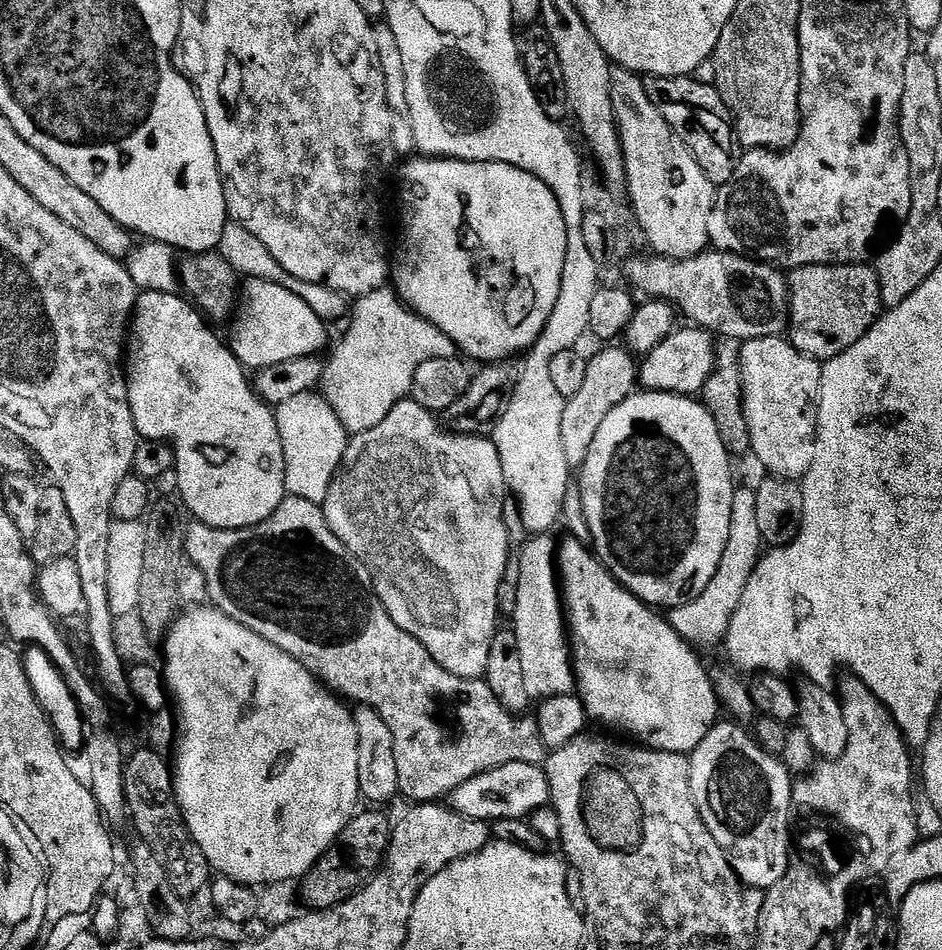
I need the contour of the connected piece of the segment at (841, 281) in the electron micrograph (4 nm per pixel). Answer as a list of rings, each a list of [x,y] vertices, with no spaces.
[[[815,264],[791,269],[788,276],[787,339],[802,354],[821,362],[850,350],[885,311],[875,267],[868,264]]]

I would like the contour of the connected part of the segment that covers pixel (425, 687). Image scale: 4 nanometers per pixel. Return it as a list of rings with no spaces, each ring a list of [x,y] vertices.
[[[285,495],[278,510],[274,510],[274,514],[270,518],[266,518],[260,524],[255,524],[252,528],[212,528],[208,524],[192,522],[189,528],[187,525],[183,538],[187,563],[202,570],[203,577],[206,578],[211,607],[218,609],[219,612],[230,618],[234,618],[234,622],[254,630],[254,634],[266,638],[266,642],[278,646],[278,650],[286,650],[286,654],[290,654],[298,662],[302,662],[302,666],[306,666],[306,670],[314,673],[317,680],[325,688],[335,693],[337,697],[343,698],[345,701],[353,700],[353,705],[356,706],[374,709],[382,718],[382,722],[386,722],[386,726],[390,726],[390,734],[394,734],[394,759],[398,762],[398,786],[401,797],[409,796],[412,802],[440,802],[451,797],[455,788],[462,786],[464,782],[470,782],[470,778],[474,778],[486,770],[506,766],[515,760],[527,764],[543,765],[545,763],[544,740],[540,737],[540,726],[535,719],[517,719],[515,715],[507,712],[502,703],[498,702],[498,698],[494,696],[494,691],[485,679],[467,680],[450,674],[450,670],[442,670],[442,666],[438,666],[438,662],[434,662],[434,658],[430,658],[426,646],[422,646],[422,642],[418,642],[418,638],[406,634],[406,630],[402,630],[396,625],[394,618],[390,618],[386,606],[382,606],[366,566],[361,560],[354,558],[354,554],[350,554],[350,550],[346,550],[344,543],[336,537],[334,530],[330,530],[330,522],[324,517],[324,509],[321,505],[306,502],[306,498]]]

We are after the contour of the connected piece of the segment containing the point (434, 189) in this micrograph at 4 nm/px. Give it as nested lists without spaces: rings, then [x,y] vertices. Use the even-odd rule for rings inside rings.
[[[412,158],[407,161],[400,172],[400,249],[395,249],[394,263],[390,268],[390,280],[394,291],[412,311],[417,312],[428,324],[433,324],[440,331],[445,341],[454,342],[455,351],[463,354],[469,361],[481,360],[484,366],[511,361],[511,356],[527,353],[543,332],[550,320],[558,301],[562,283],[562,268],[566,259],[566,218],[562,214],[562,206],[558,206],[558,198],[534,174],[526,170],[518,170],[518,166],[510,166],[502,162],[482,162],[481,160],[445,160],[443,158]]]

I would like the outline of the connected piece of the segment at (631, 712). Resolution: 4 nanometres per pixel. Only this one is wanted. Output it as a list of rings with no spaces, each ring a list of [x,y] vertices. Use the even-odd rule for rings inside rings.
[[[560,540],[556,549],[556,571],[558,573],[558,583],[562,593],[562,603],[566,609],[566,627],[570,633],[570,647],[574,657],[574,667],[576,669],[576,682],[578,685],[578,695],[584,703],[584,711],[589,721],[597,720],[600,724],[605,724],[608,728],[613,728],[616,732],[621,732],[621,737],[635,742],[637,745],[650,748],[653,752],[683,752],[685,754],[695,753],[704,739],[712,733],[713,728],[718,723],[718,717],[722,712],[722,701],[716,694],[716,684],[714,676],[704,669],[704,664],[700,661],[700,656],[695,647],[688,641],[683,640],[678,633],[672,629],[672,625],[659,611],[653,610],[644,601],[639,600],[633,592],[627,592],[623,586],[612,576],[608,568],[601,562],[600,557],[595,555],[593,549],[587,543],[580,540]]]

